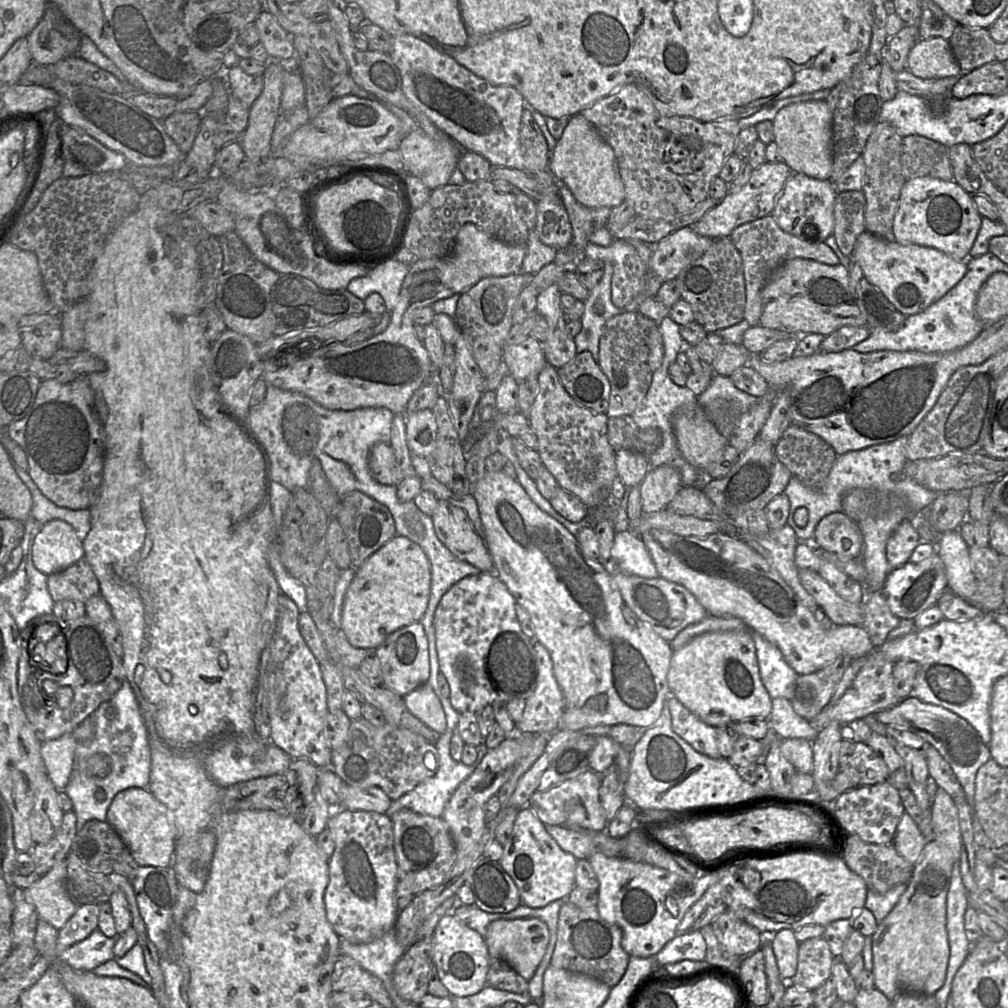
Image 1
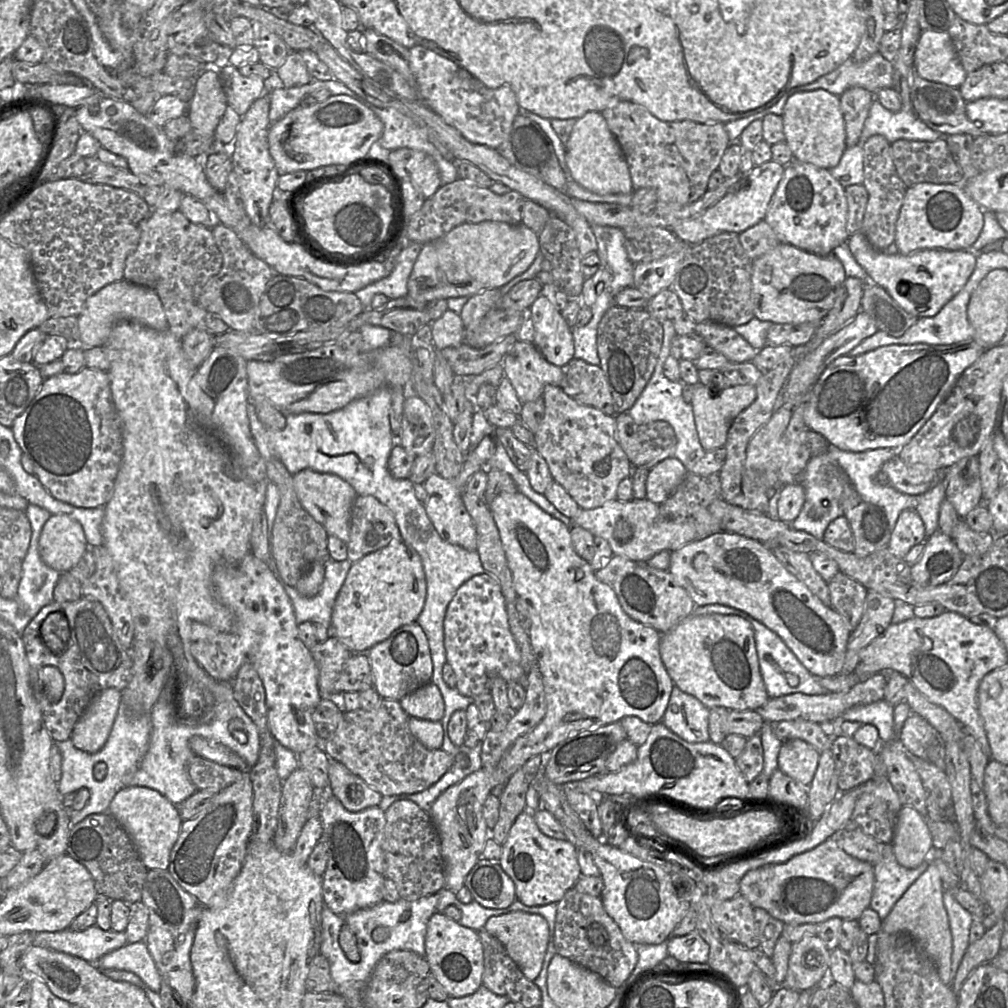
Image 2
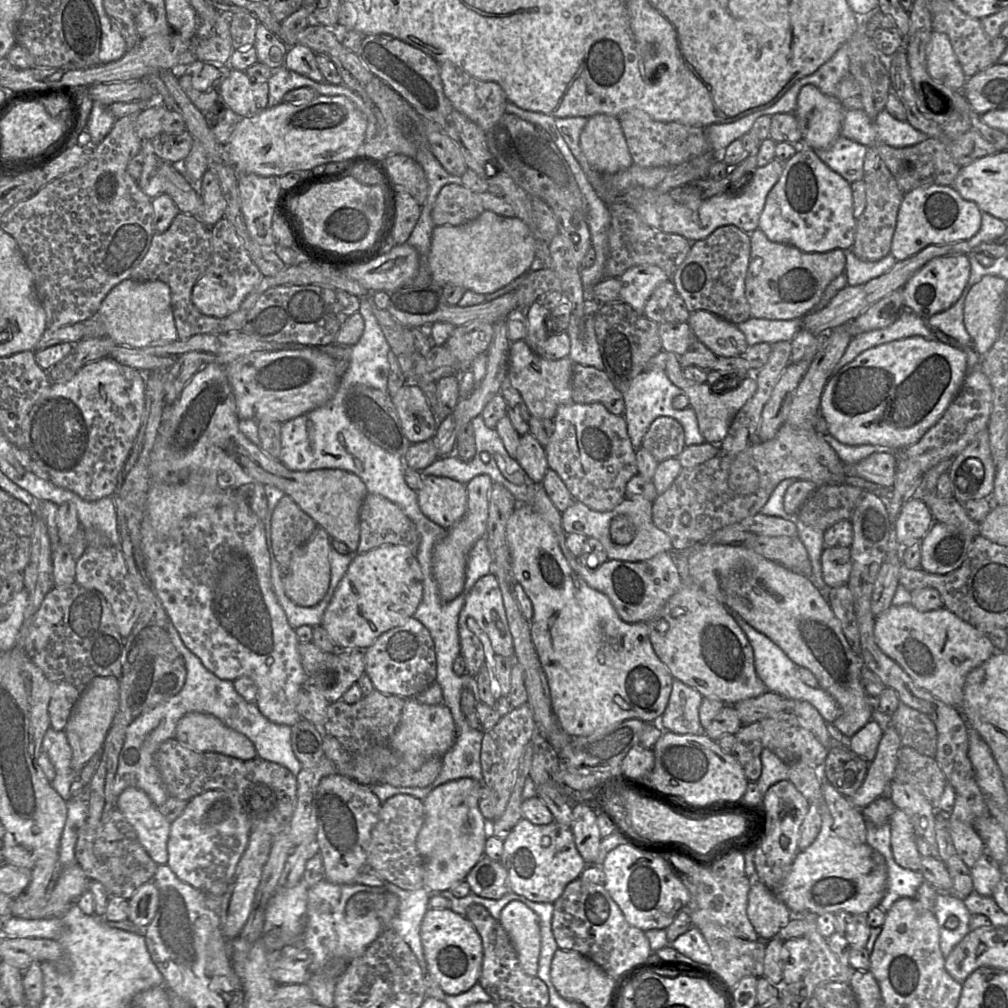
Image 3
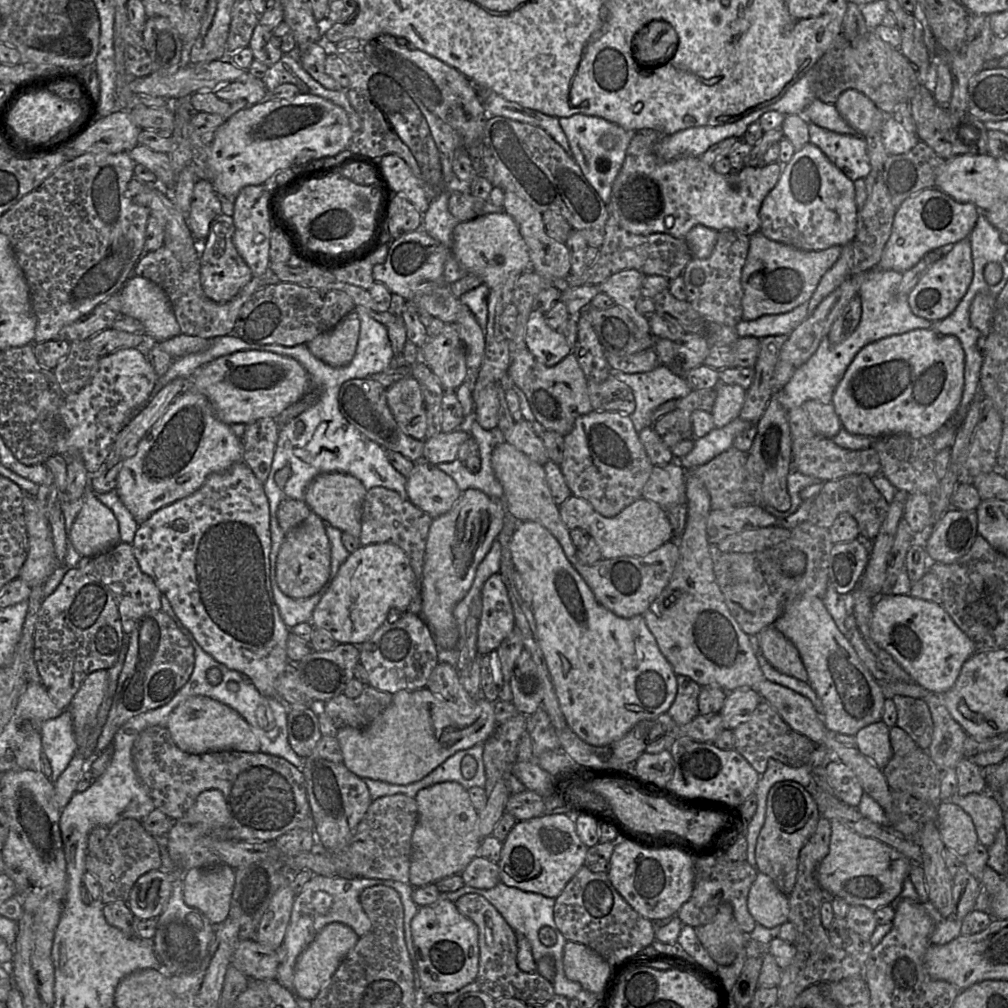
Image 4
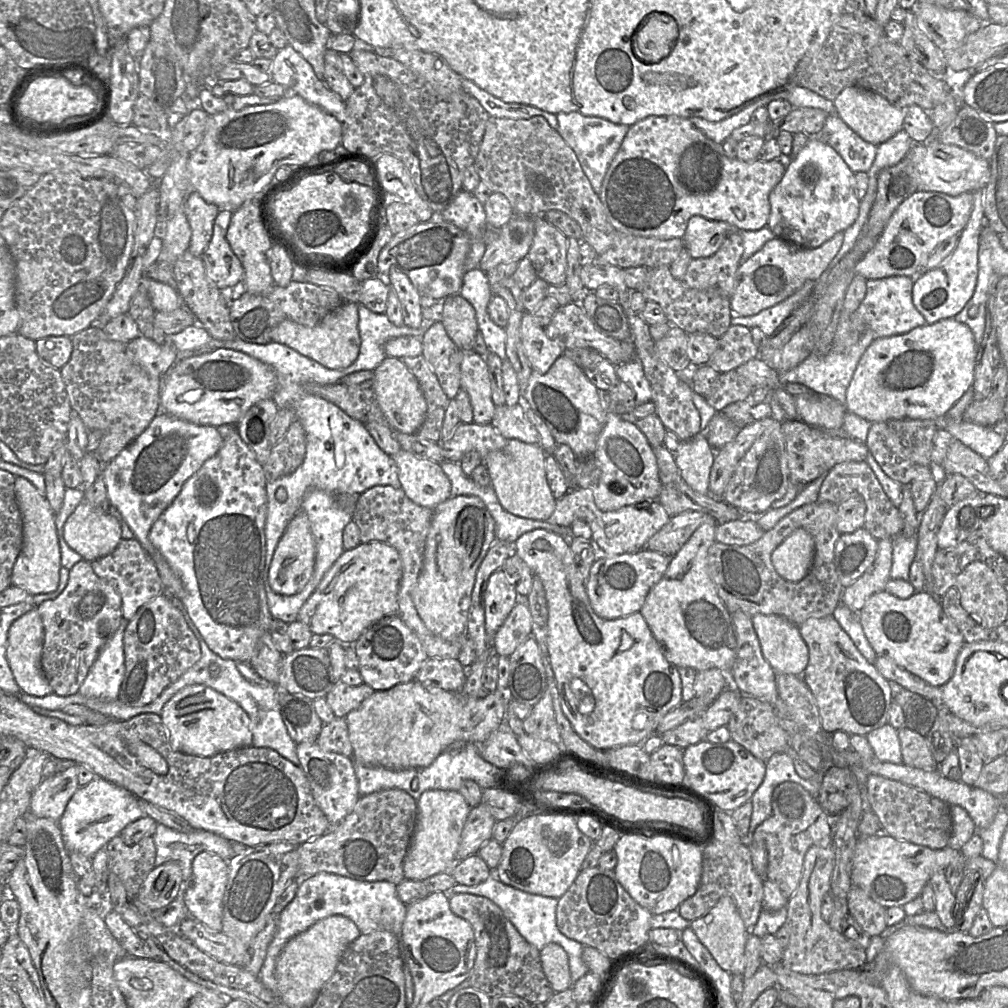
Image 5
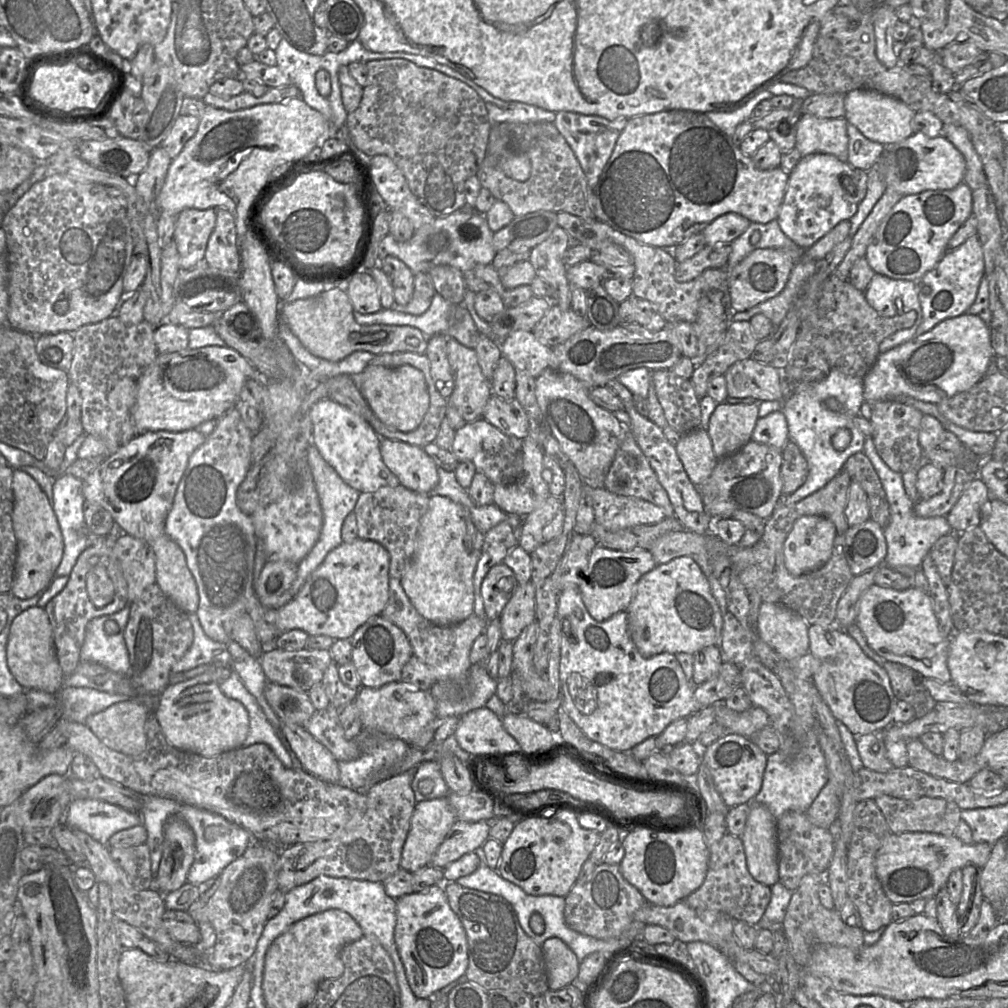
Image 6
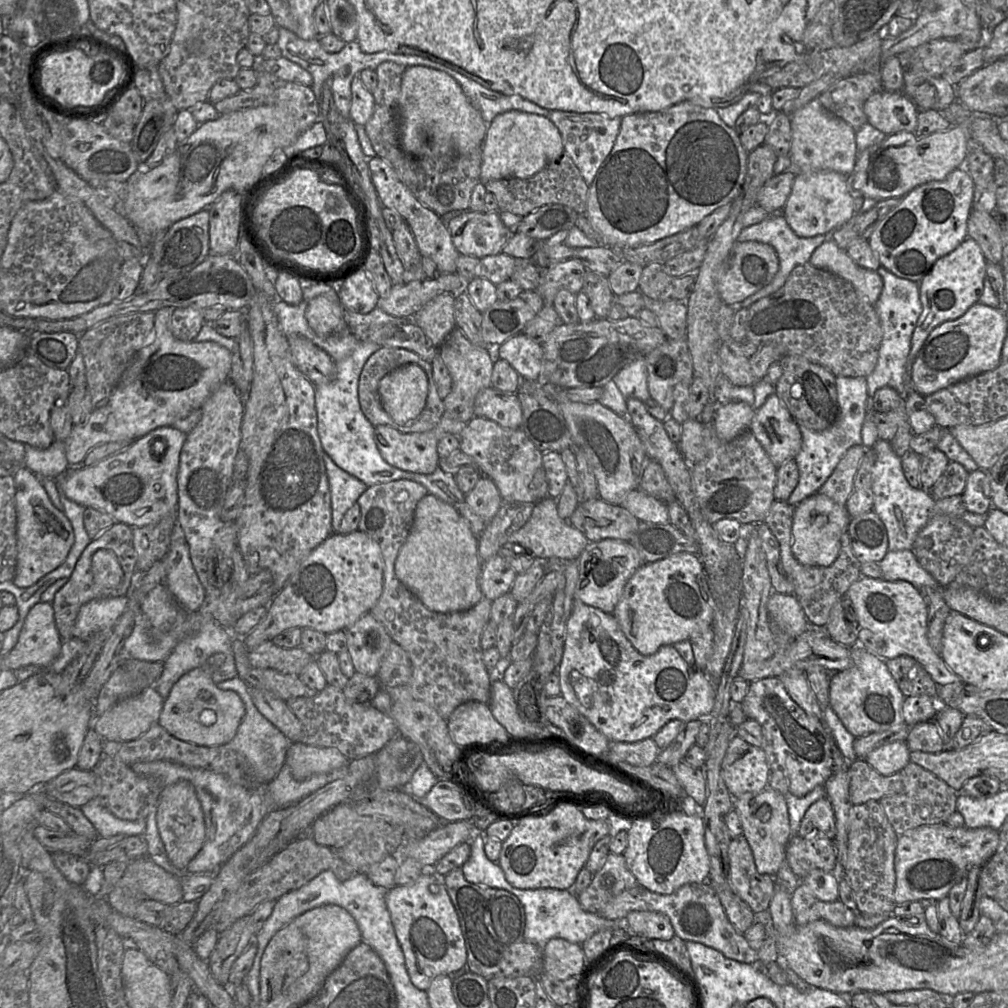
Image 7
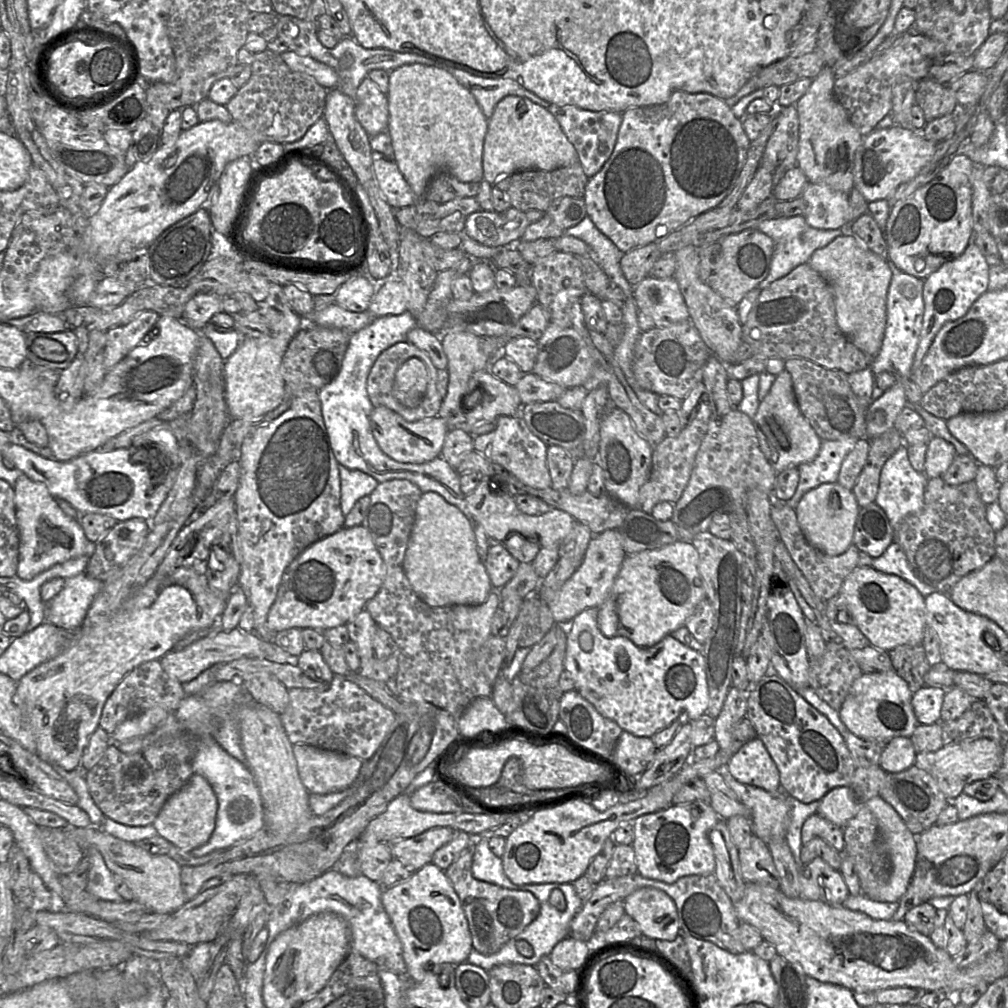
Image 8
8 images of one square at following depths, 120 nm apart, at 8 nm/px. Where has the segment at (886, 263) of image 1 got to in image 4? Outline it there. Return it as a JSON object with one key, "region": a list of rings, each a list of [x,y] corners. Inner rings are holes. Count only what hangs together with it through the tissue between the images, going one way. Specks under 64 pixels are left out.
{"region":[[[966,237],[948,248],[948,252],[941,256],[921,277],[908,295],[908,302],[912,312],[931,322],[942,320],[949,316],[965,296],[973,279],[972,249],[969,237]]]}

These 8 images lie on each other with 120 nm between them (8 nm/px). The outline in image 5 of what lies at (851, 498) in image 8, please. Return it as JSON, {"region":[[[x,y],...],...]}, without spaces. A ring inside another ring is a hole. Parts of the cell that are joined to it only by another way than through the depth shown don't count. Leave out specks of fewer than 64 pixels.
{"region":[[[799,528],[773,551],[771,562],[783,579],[797,582],[808,574],[813,563],[814,552],[815,543],[812,535]]]}

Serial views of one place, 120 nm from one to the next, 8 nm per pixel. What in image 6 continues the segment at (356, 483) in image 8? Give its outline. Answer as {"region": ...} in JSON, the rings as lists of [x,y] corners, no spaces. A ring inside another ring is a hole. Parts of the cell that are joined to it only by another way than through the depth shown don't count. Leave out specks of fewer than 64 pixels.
{"region":[[[310,443],[308,447],[308,464],[311,469],[314,484],[318,493],[323,512],[323,525],[321,534],[307,556],[297,565],[297,576],[291,587],[277,600],[273,609],[278,610],[289,601],[291,601],[305,584],[309,576],[323,562],[327,554],[334,548],[339,546],[342,540],[342,526],[345,518],[354,511],[356,503],[359,499],[360,492],[348,485],[321,456],[317,448]]]}

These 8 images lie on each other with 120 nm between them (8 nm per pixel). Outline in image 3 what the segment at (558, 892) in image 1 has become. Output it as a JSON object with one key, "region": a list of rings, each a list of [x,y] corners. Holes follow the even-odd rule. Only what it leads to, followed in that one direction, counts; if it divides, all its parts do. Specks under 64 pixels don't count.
{"region":[[[525,818],[519,820],[504,840],[500,863],[508,873],[510,891],[539,903],[554,903],[566,886],[579,878],[586,867],[586,862],[576,848],[571,827],[563,826],[556,821],[547,825],[535,825]]]}

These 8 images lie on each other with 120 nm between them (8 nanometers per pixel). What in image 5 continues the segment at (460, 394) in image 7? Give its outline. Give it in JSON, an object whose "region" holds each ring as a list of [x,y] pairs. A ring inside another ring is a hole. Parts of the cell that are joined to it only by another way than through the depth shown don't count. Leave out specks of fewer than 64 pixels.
{"region":[[[473,349],[461,352],[460,385],[470,398],[473,423],[490,424],[496,406],[492,399],[490,377],[484,357]]]}

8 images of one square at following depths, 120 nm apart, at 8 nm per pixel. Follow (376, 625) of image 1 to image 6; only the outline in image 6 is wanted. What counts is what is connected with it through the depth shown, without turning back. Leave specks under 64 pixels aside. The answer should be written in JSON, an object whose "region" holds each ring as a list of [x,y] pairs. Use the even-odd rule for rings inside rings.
{"region":[[[359,537],[350,543],[342,542],[327,554],[297,595],[277,610],[276,626],[279,634],[300,629],[309,636],[327,635],[334,640],[350,639],[361,625],[383,612],[389,599],[389,566],[389,553],[380,543]]]}

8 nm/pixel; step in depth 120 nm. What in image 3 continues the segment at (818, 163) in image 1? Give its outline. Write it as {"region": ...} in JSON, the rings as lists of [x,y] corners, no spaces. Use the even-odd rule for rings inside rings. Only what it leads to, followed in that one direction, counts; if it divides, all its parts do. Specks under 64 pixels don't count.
{"region":[[[805,85],[797,97],[794,115],[802,133],[802,144],[813,150],[826,149],[841,135],[845,108],[842,102],[832,95],[822,93],[814,85]]]}

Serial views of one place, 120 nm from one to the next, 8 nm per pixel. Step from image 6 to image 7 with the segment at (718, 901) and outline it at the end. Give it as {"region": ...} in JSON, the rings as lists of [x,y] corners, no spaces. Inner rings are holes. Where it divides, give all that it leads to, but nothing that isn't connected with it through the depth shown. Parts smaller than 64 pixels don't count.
{"region":[[[743,835],[731,838],[728,847],[729,885],[753,913],[767,913],[774,894],[775,877],[760,874]]]}

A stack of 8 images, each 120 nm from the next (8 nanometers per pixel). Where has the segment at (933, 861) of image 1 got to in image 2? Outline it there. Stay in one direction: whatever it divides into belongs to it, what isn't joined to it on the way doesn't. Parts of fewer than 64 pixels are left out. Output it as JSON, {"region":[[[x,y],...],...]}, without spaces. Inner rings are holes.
{"region":[[[931,862],[882,920],[877,934],[879,940],[881,937],[889,937],[897,932],[908,933],[934,962],[942,983],[951,986],[952,936],[943,902],[943,892],[944,886],[940,872],[937,866]]]}

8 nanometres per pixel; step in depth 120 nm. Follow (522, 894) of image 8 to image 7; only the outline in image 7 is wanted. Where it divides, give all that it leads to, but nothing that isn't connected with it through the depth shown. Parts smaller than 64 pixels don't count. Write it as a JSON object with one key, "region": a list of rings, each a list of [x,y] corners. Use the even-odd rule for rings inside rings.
{"region":[[[462,867],[449,872],[444,880],[465,940],[468,971],[486,980],[499,976],[539,979],[543,951],[524,939],[525,910],[521,901],[509,891],[467,881]]]}

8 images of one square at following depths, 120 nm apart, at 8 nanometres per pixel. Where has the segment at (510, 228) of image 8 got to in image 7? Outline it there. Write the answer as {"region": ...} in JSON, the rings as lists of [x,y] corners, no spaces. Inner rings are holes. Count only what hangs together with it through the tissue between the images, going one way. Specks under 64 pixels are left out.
{"region":[[[499,211],[459,212],[447,222],[453,245],[459,254],[482,258],[498,254],[514,235],[500,219]]]}

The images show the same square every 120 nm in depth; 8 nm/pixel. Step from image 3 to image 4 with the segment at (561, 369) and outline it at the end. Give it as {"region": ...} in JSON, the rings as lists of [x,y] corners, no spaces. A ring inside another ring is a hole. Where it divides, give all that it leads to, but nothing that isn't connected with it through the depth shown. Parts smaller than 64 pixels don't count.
{"region":[[[524,348],[512,354],[508,376],[524,393],[533,415],[546,430],[565,436],[572,430],[578,417],[593,411],[588,394],[588,380],[572,352],[558,364],[547,367]]]}

